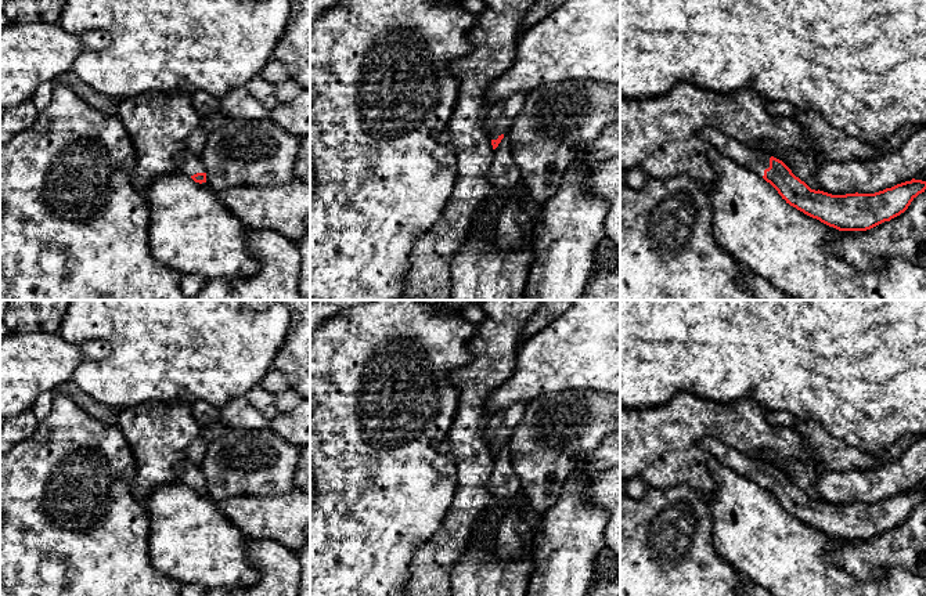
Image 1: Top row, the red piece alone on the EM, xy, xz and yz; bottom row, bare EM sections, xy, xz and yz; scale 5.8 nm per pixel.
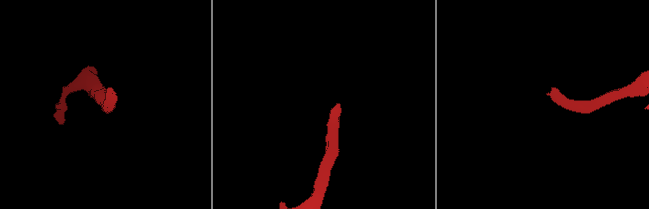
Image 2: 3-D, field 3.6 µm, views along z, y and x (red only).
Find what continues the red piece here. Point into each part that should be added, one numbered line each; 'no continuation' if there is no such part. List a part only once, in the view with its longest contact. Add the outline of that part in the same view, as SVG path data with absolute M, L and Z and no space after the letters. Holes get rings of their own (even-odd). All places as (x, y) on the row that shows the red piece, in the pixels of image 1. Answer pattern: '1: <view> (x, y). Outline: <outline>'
1: yz (753, 159). Outline: M709 127L700 133L700 137L713 148L759 177L764 176L764 170L770 167L770 155L757 148L747 147L738 140L724 134L720 129Z

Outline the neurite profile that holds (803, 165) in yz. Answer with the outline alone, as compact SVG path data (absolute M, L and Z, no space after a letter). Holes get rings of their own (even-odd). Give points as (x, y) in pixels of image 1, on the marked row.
M760 140L756 148L782 160L792 170L792 173L806 184L815 183L815 169L818 160L812 153L800 152L797 149L779 152L777 145L768 140Z

